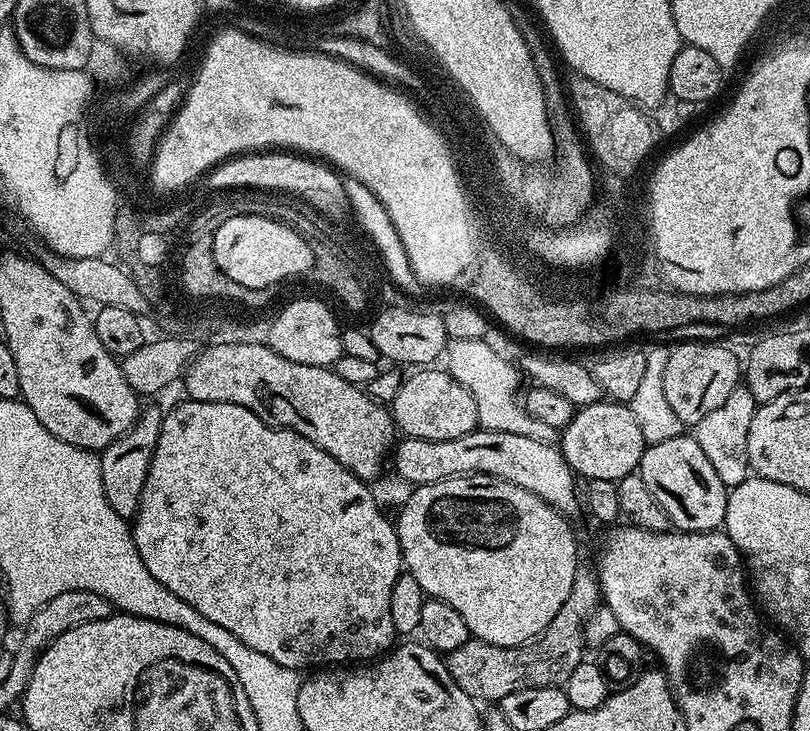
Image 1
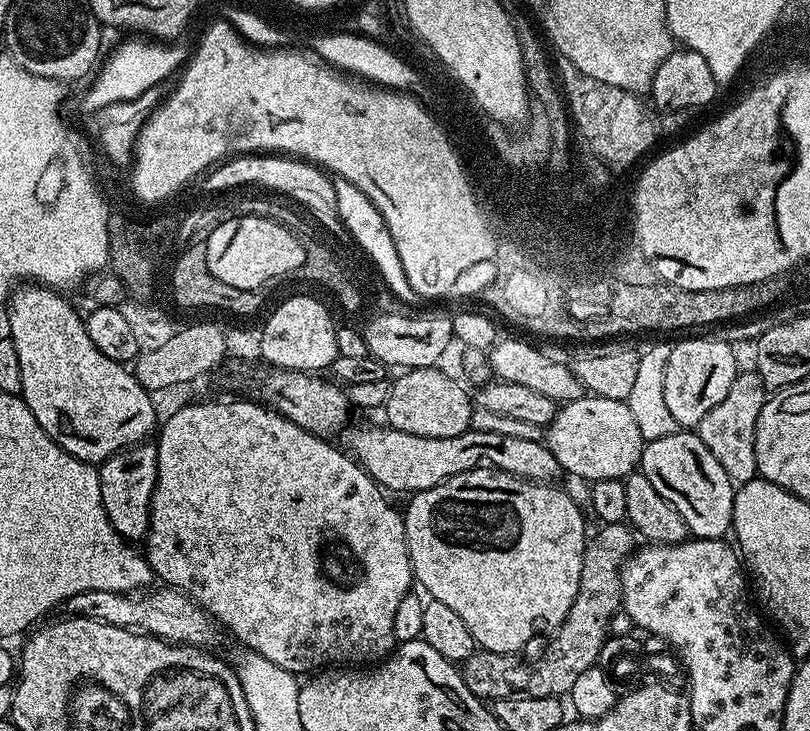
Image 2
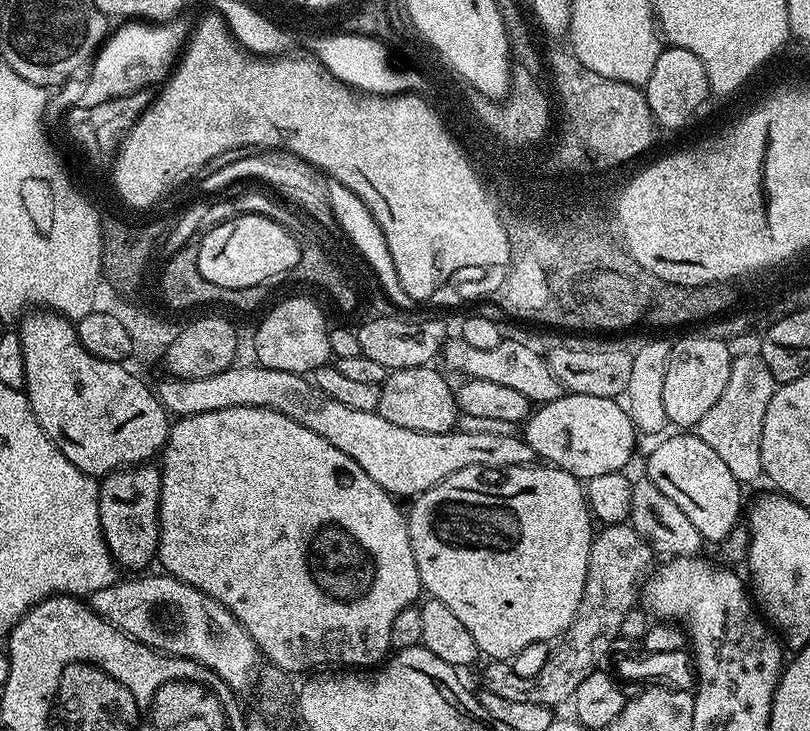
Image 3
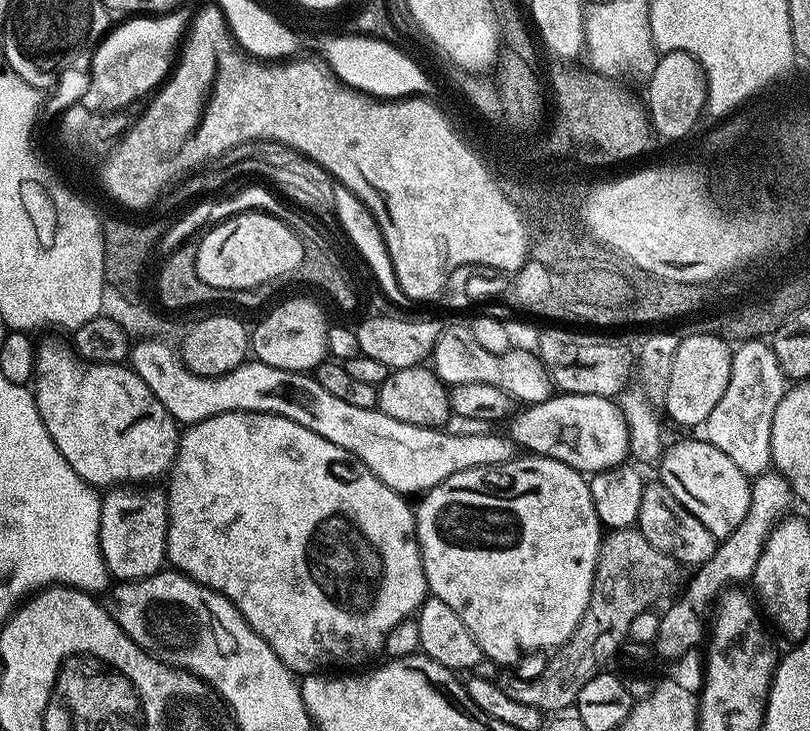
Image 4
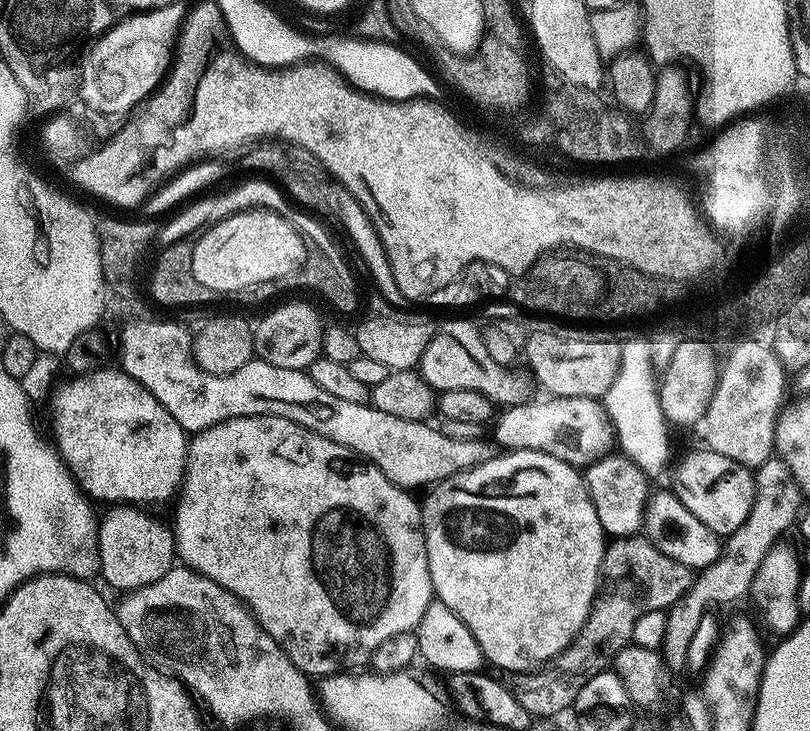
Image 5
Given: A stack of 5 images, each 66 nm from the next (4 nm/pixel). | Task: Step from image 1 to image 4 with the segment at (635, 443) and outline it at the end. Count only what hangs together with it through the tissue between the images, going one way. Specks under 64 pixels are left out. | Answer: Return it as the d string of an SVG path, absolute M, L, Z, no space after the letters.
M553 394L541 404L529 404L511 417L513 445L538 456L549 456L574 470L595 474L629 459L628 427L615 399L590 394Z

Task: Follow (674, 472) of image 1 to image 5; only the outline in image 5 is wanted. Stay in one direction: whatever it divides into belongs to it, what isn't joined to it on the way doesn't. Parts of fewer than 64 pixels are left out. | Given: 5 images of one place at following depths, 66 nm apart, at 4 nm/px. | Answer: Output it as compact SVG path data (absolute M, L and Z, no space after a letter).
M711 450L703 451L690 453L680 464L680 503L685 504L694 518L698 518L710 530L714 530L721 538L727 538L746 522L756 502L758 481L753 469L744 464Z

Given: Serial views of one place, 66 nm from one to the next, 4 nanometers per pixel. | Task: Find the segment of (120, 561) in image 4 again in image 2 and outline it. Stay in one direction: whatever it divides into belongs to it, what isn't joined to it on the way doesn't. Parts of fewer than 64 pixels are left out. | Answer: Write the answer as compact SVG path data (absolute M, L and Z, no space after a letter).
M141 442L125 448L122 452L116 452L99 465L98 471L102 486L102 506L106 510L106 518L110 522L110 526L114 526L114 530L118 530L118 534L123 540L129 542L143 541L148 534L150 502L158 478L158 450L155 443Z

